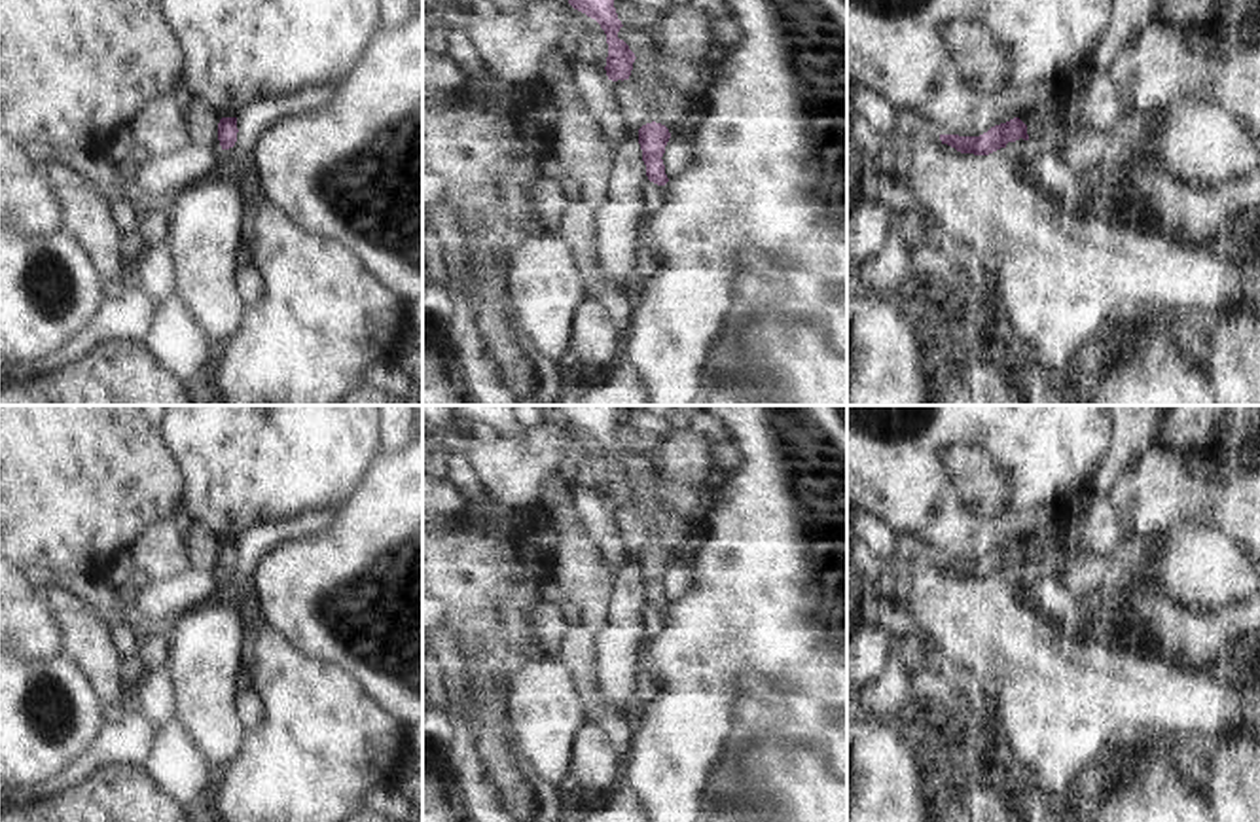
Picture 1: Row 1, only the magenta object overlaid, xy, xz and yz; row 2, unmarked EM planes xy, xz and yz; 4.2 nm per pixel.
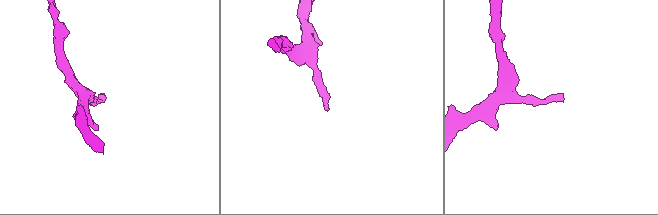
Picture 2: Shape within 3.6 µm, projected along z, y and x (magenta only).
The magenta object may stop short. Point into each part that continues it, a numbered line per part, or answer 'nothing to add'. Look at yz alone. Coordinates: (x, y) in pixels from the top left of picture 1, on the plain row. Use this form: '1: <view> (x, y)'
nothing to add.

